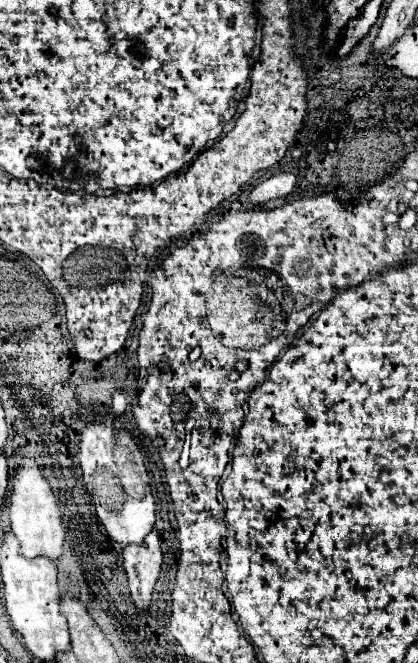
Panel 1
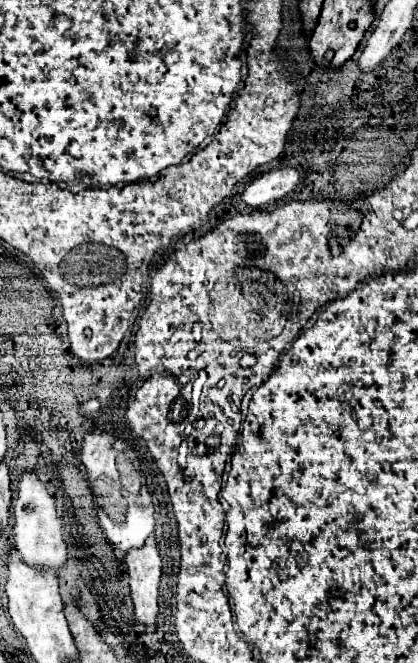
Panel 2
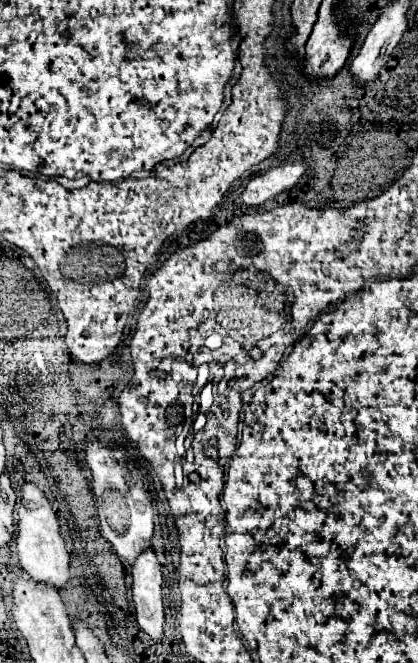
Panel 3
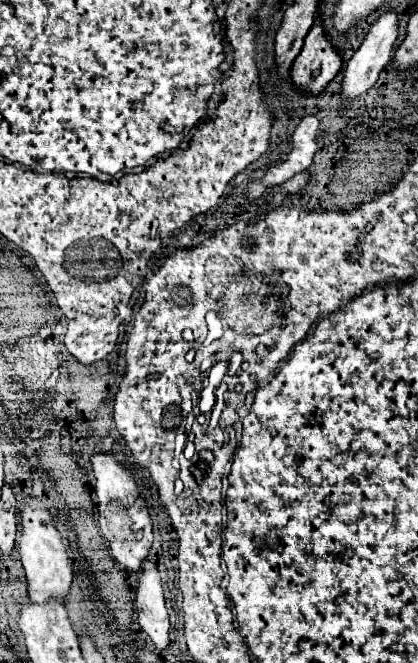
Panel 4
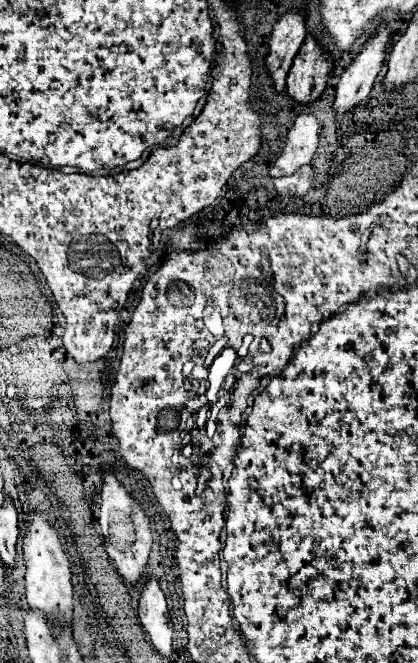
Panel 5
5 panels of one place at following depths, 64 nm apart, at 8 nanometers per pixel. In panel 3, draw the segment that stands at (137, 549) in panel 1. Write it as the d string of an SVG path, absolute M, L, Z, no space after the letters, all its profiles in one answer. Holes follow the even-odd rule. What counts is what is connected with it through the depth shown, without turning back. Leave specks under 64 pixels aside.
M148 546L132 564L132 598L140 628L154 640L158 640L164 632L164 606L160 586L160 562L154 554L154 548Z

